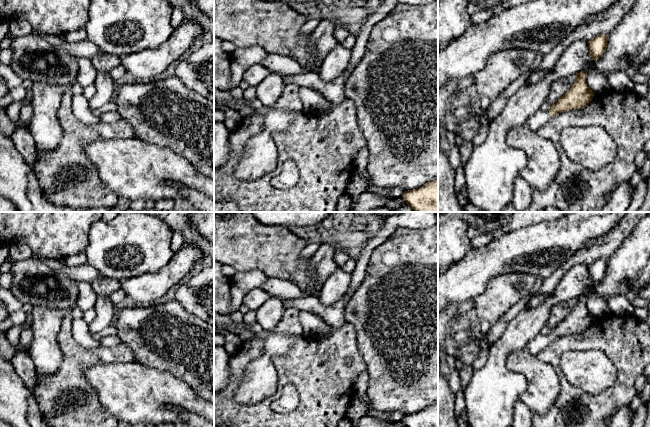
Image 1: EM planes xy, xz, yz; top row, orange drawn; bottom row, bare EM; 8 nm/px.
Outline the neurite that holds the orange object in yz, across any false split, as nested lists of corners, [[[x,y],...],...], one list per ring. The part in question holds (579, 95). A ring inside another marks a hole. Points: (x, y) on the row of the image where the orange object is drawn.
[[[583,70],[579,72],[575,78],[576,82],[555,104],[551,106],[549,111],[540,109],[527,119],[526,124],[533,131],[536,132],[556,114],[573,109],[584,108],[592,101],[594,92],[586,83],[587,72]]]

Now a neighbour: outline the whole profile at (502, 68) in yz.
[[[526,49],[501,50],[490,55],[485,67],[473,75],[480,106],[485,112],[481,117],[480,131],[471,140],[474,147],[482,144],[486,139],[489,125],[486,111],[489,106],[512,82],[530,69],[535,57],[536,53]]]

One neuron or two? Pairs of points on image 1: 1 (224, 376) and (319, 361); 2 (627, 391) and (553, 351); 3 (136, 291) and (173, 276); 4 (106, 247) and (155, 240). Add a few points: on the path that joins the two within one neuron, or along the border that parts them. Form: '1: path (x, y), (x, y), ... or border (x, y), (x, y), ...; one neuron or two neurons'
1: border (229, 356), (229, 372), (233, 376); two neurons
2: path (626, 366), (604, 342), (578, 342); one neuron
3: path (145, 288), (156, 285), (164, 280); one neuron
4: path (118, 244), (143, 242); one neuron

